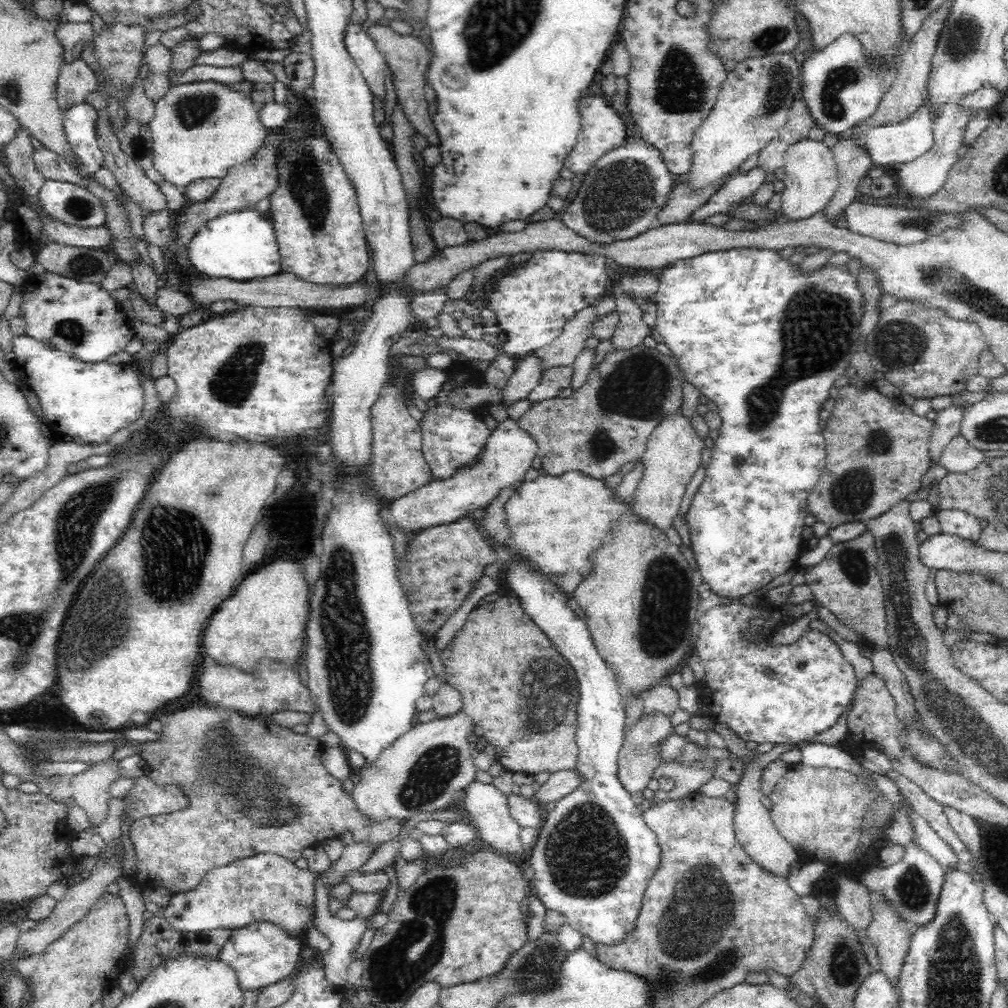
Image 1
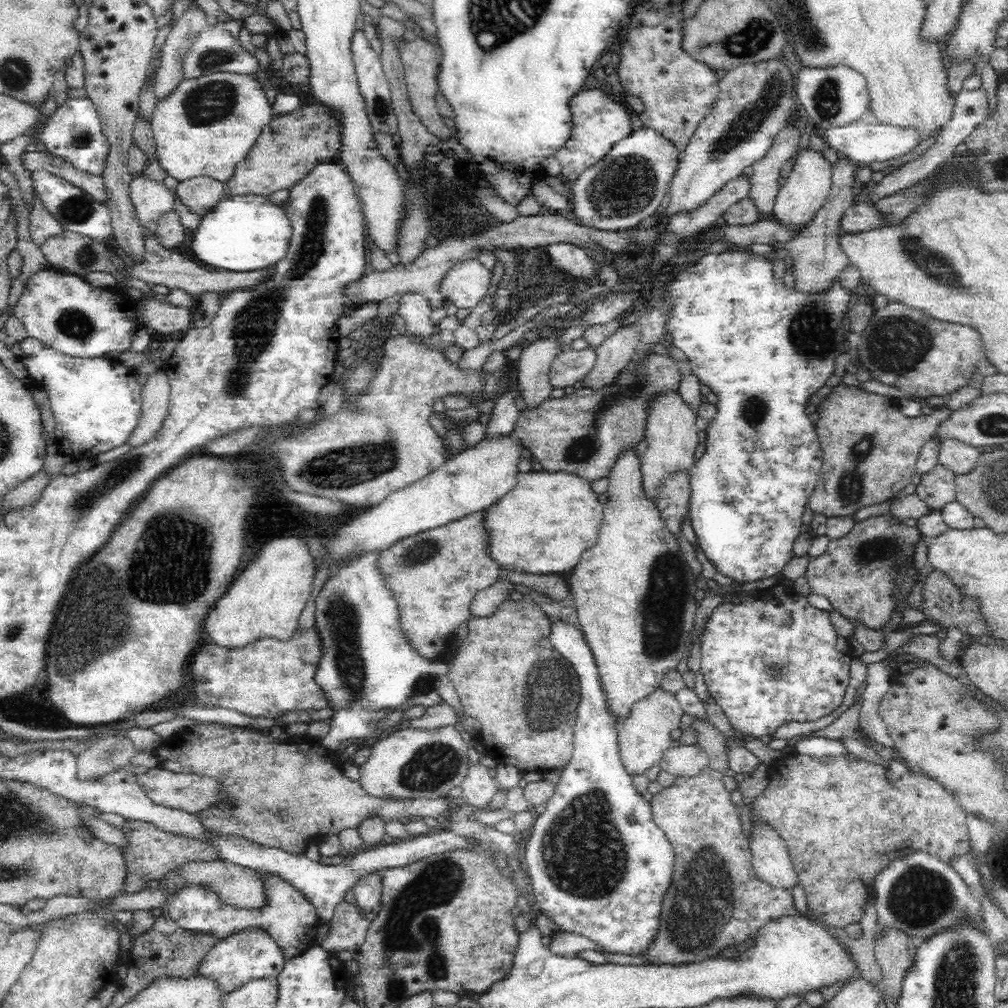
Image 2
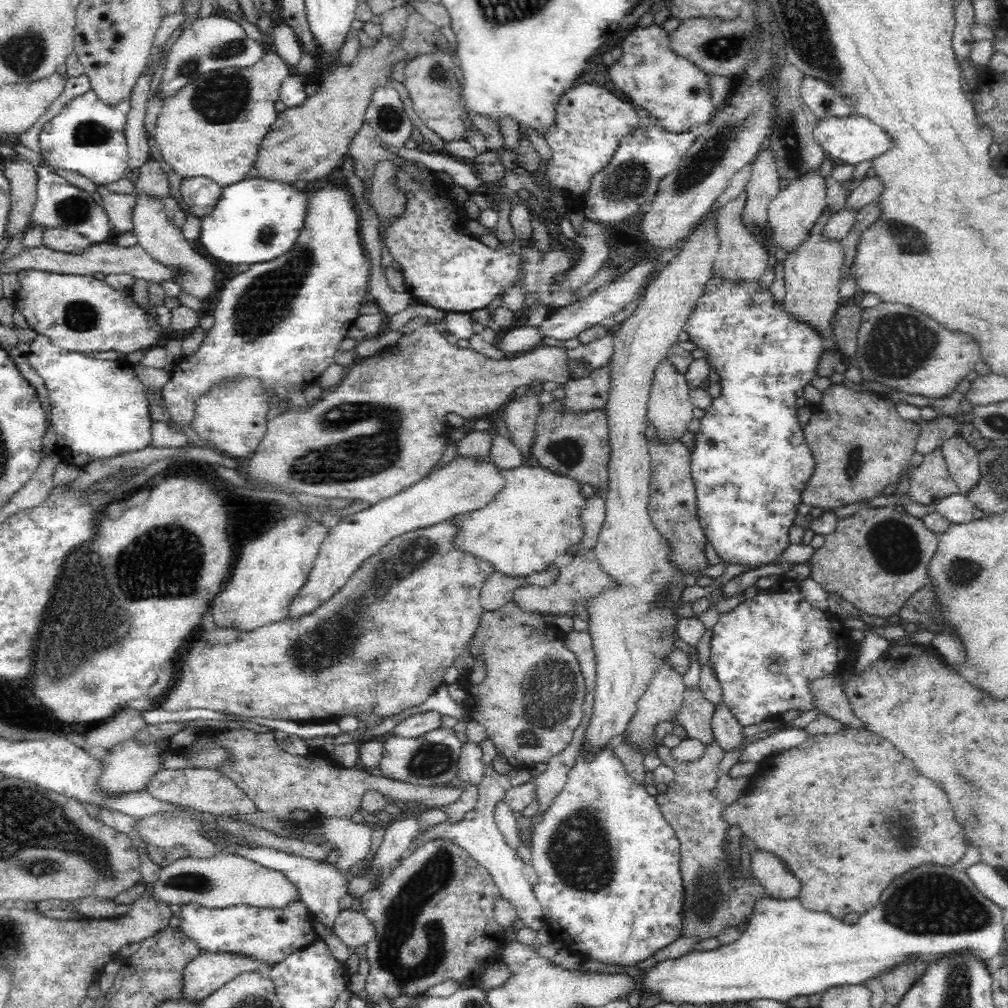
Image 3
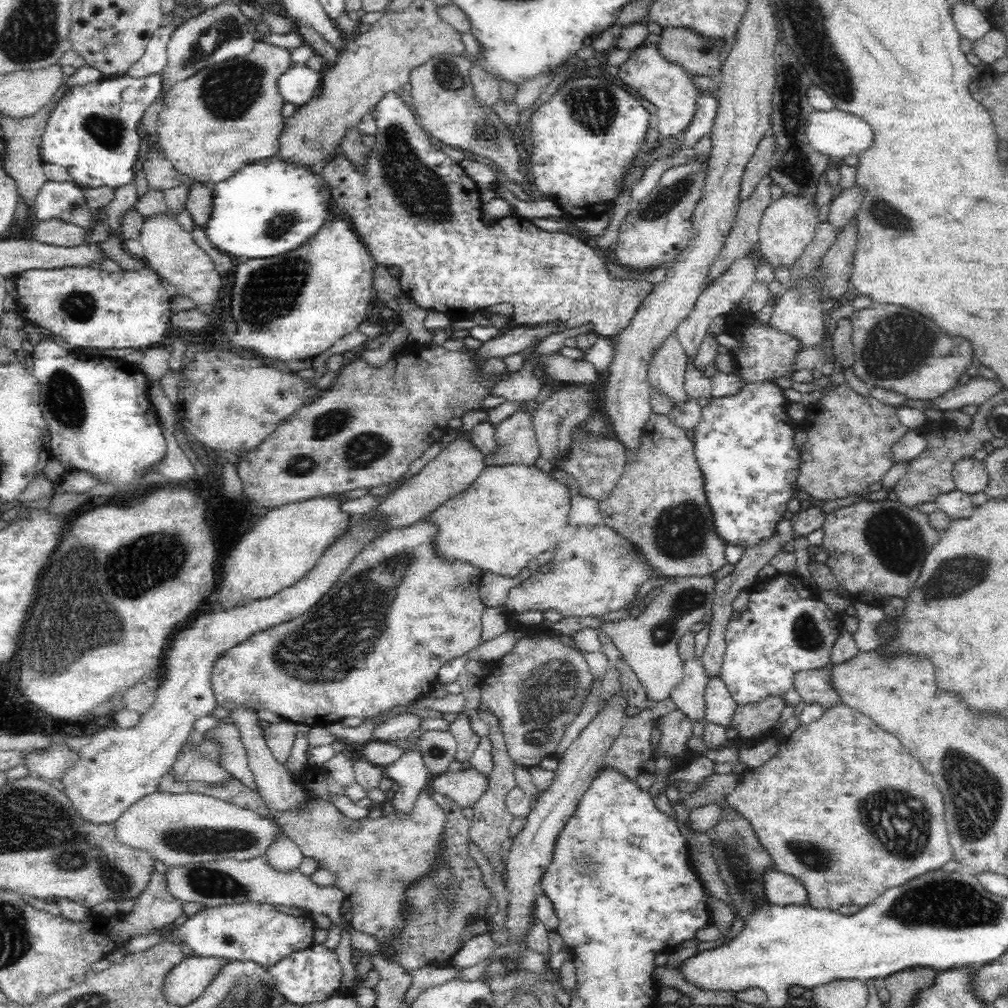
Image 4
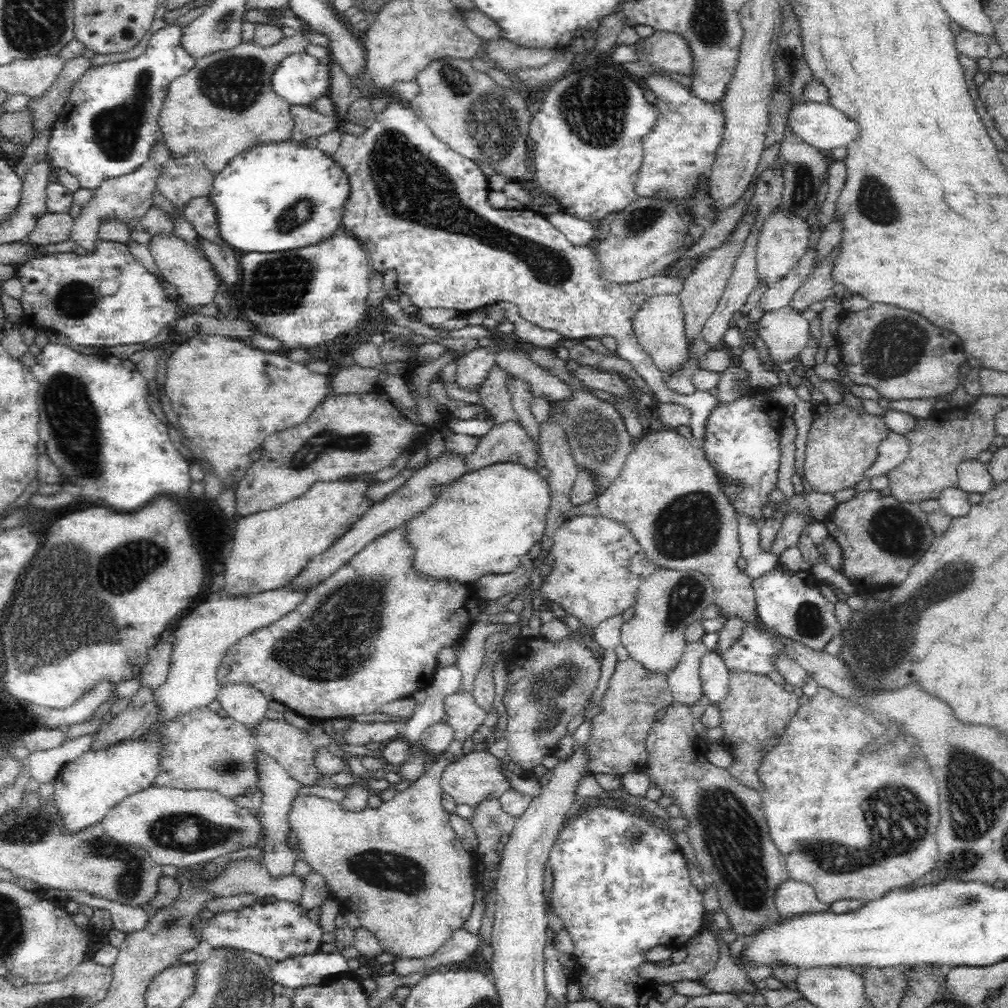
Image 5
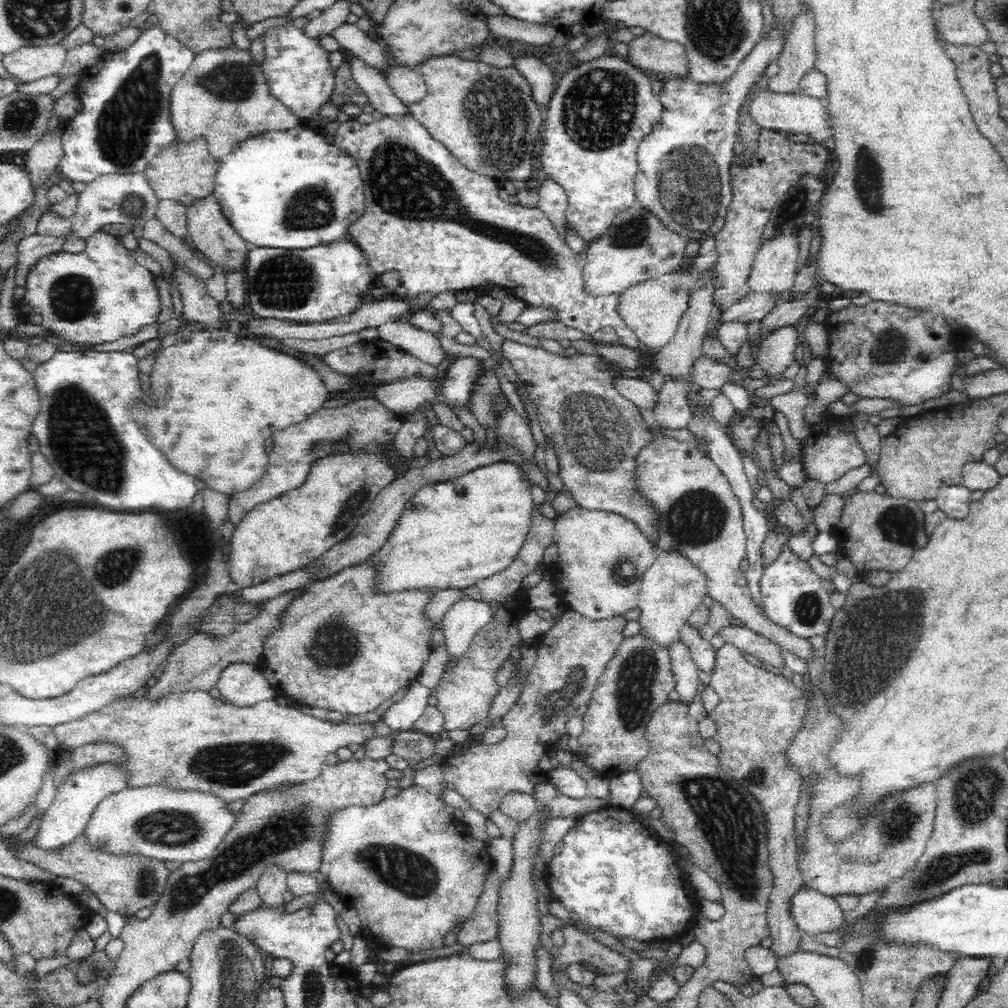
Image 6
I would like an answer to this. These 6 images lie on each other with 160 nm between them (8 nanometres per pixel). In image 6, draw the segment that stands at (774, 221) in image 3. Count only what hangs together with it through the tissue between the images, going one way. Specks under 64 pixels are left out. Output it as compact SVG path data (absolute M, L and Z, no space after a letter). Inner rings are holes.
M797 233L776 234L761 242L748 284L752 292L778 294L794 284L799 255Z

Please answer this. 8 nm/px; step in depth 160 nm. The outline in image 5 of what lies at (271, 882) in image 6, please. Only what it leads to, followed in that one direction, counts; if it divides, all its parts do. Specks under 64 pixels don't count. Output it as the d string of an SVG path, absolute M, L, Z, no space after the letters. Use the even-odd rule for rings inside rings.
M264 752L256 754L257 761L257 791L262 793L260 800L260 812L262 813L261 823L264 828L264 850L262 851L260 862L267 868L271 879L278 879L293 873L295 862L299 855L291 850L287 837L290 836L290 812L298 798L300 790L304 787L297 780L294 780L276 760L267 756Z

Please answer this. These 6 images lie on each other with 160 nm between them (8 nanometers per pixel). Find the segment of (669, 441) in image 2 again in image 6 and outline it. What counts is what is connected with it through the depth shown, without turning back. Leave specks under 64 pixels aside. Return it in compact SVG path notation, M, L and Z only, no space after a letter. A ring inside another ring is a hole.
M710 268L710 270L706 270L704 273L697 273L694 275L681 274L678 271L666 273L665 275L654 277L653 279L648 279L628 287L619 296L618 314L632 329L632 332L634 332L636 338L638 338L641 343L645 344L648 348L652 348L652 350L659 351L661 348L664 348L675 335L682 315L689 307L689 295L692 294L693 291L696 291L697 288L702 287L702 284L705 283L705 279L708 278L709 272L712 270L713 268Z

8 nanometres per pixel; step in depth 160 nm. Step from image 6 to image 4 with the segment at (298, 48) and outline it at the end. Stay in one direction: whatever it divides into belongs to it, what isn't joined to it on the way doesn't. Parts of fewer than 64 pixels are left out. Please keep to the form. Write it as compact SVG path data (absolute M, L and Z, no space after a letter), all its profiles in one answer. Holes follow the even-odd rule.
M292 63L279 76L277 85L285 102L302 107L312 99L314 90L321 84L321 71L313 71L305 64Z

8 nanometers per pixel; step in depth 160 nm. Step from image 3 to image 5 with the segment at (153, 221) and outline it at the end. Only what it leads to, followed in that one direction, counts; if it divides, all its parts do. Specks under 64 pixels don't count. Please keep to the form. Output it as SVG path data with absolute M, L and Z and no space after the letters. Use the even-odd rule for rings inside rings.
M154 234L154 236L150 236L147 247L158 267L160 280L176 286L184 304L189 307L214 303L216 293L224 288L224 284L219 280L202 250L174 234Z

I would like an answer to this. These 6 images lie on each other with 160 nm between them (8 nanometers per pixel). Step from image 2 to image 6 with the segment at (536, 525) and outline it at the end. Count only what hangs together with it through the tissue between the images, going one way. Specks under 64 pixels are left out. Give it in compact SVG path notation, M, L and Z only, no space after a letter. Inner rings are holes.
M506 461L476 468L446 482L424 486L407 502L396 528L382 548L366 561L371 563L371 570L376 574L372 591L396 593L426 588L436 588L438 591L462 590L508 568L531 527L531 513L536 510L532 497L533 486L524 471Z

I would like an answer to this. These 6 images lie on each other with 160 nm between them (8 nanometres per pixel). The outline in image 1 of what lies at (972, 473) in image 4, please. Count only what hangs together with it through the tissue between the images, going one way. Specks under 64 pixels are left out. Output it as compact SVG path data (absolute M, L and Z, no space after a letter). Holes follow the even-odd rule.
M958 433L942 448L939 464L945 473L964 474L976 468L985 458L982 451L974 448L962 434Z

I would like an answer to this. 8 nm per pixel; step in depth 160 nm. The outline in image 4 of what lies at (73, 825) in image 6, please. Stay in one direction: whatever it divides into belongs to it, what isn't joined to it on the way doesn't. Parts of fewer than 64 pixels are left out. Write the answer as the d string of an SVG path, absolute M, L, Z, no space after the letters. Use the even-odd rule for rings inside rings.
M373 511L352 515L346 532L325 548L317 563L297 583L266 600L198 616L176 634L168 650L165 669L168 674L163 674L164 682L157 684L154 704L133 728L114 730L114 725L108 723L108 730L103 728L92 735L90 744L79 751L79 761L58 782L79 816L94 824L113 823L143 796L156 792L160 779L171 770L181 747L191 738L192 724L217 707L210 680L214 664L223 652L250 639L256 632L308 612L330 591L366 545L392 529L381 514Z

